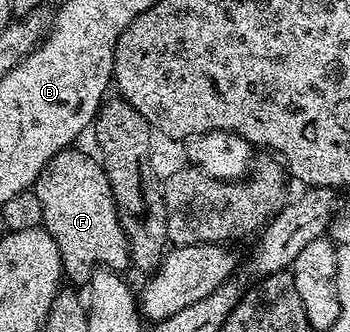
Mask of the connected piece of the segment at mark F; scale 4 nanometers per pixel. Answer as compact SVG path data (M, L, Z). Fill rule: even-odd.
M75 149L57 152L57 156L45 164L33 189L37 200L41 200L42 229L53 236L61 252L66 281L76 282L71 283L76 287L86 287L100 268L126 271L131 260L131 247L127 244L119 209L102 161Z

